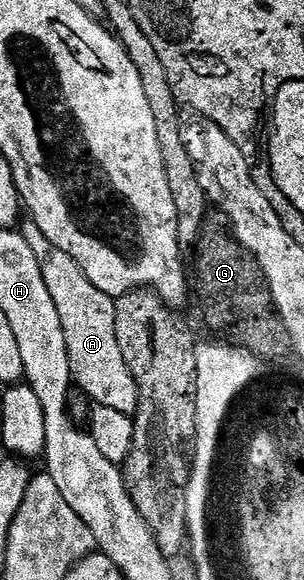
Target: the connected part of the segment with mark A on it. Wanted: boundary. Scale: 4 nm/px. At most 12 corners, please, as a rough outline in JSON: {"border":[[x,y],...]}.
{"border":[[23,219],[56,302],[73,383],[122,408],[130,368],[115,297]]}

